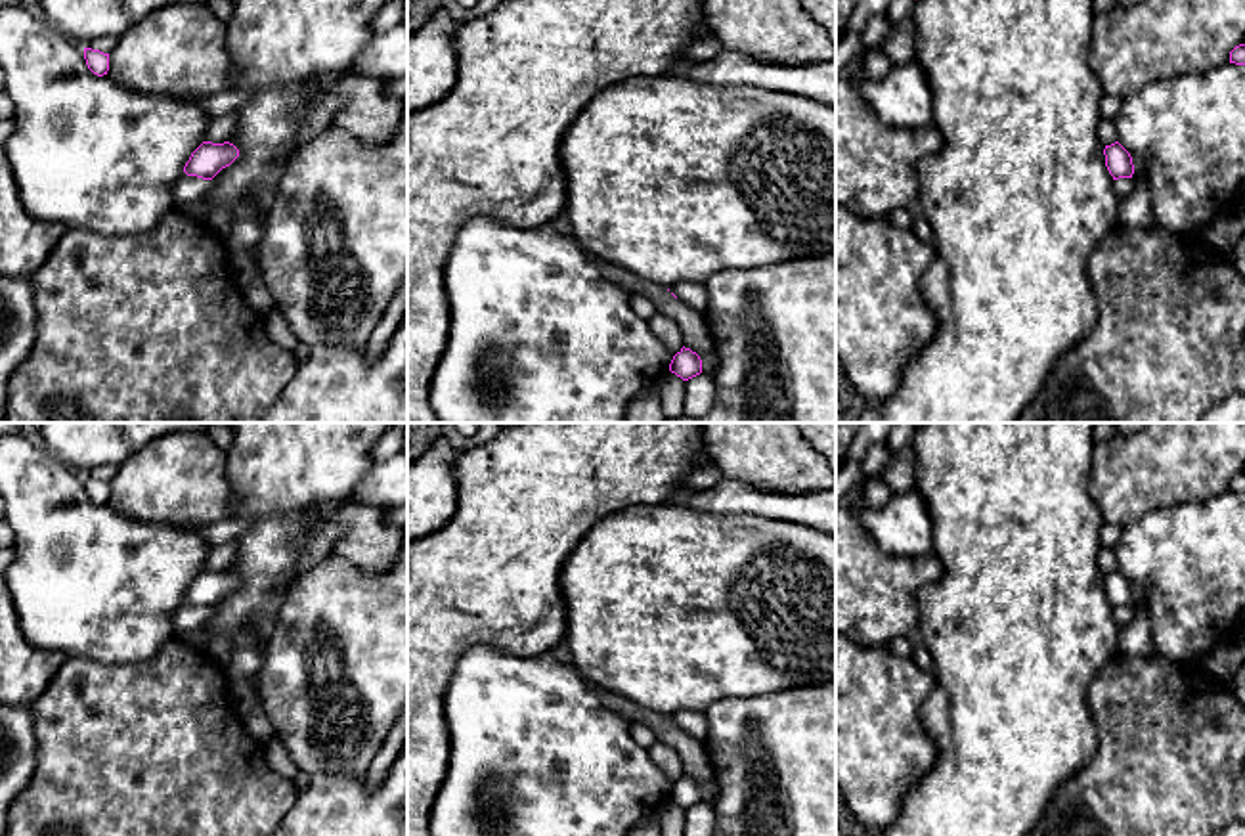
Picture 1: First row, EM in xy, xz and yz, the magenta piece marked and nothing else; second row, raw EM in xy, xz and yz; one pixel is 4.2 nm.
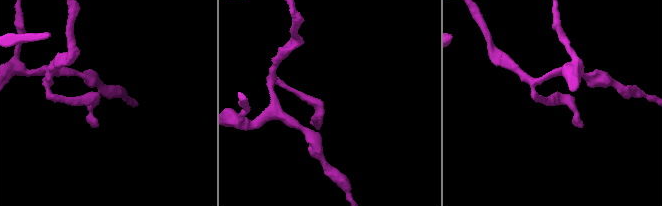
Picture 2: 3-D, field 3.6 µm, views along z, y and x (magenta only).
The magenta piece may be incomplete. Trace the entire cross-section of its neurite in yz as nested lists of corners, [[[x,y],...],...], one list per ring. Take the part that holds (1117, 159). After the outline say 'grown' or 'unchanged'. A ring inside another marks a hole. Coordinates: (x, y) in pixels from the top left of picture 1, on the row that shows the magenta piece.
[[[1119,142],[1105,145],[1103,155],[1105,155],[1105,166],[1113,176],[1113,180],[1132,178],[1134,174],[1132,157]]] | unchanged

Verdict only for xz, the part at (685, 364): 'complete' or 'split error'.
complete

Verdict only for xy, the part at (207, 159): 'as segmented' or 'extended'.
as segmented

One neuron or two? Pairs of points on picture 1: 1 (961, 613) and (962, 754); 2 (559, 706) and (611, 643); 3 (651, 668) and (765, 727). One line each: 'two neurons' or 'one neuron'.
1: one neuron
2: two neurons
3: two neurons

